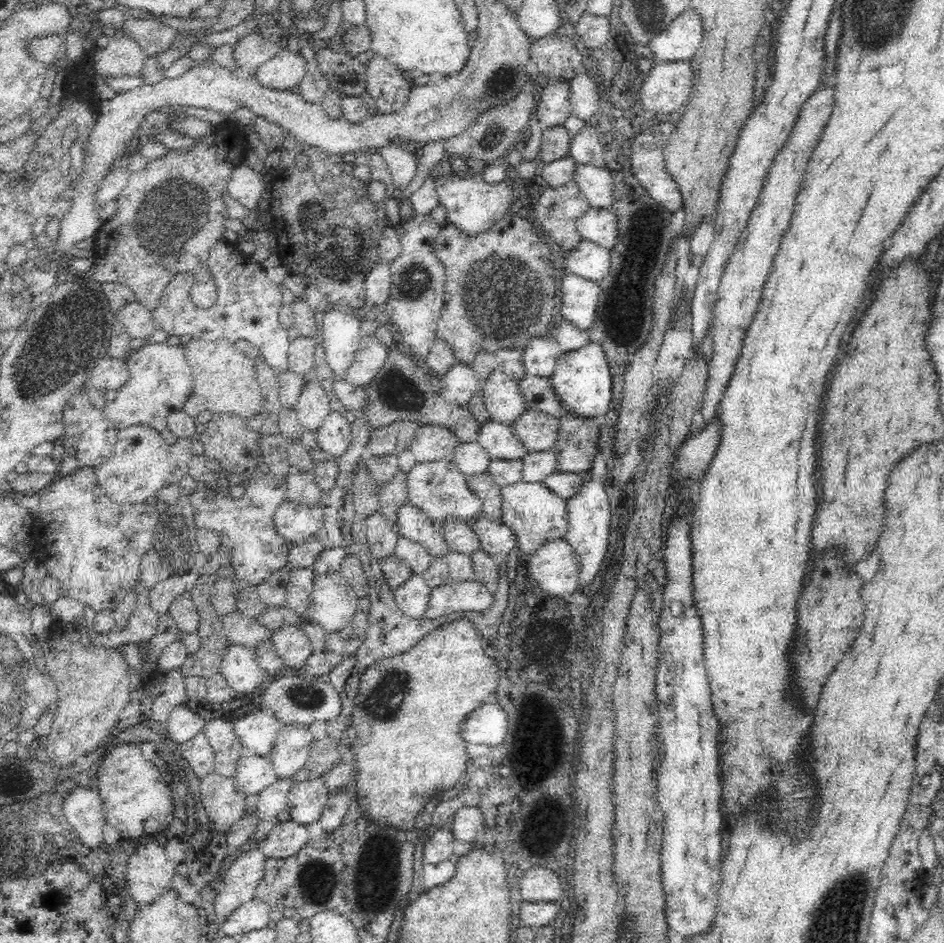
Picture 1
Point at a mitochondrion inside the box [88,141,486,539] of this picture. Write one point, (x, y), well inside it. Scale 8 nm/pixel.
(167, 219)

